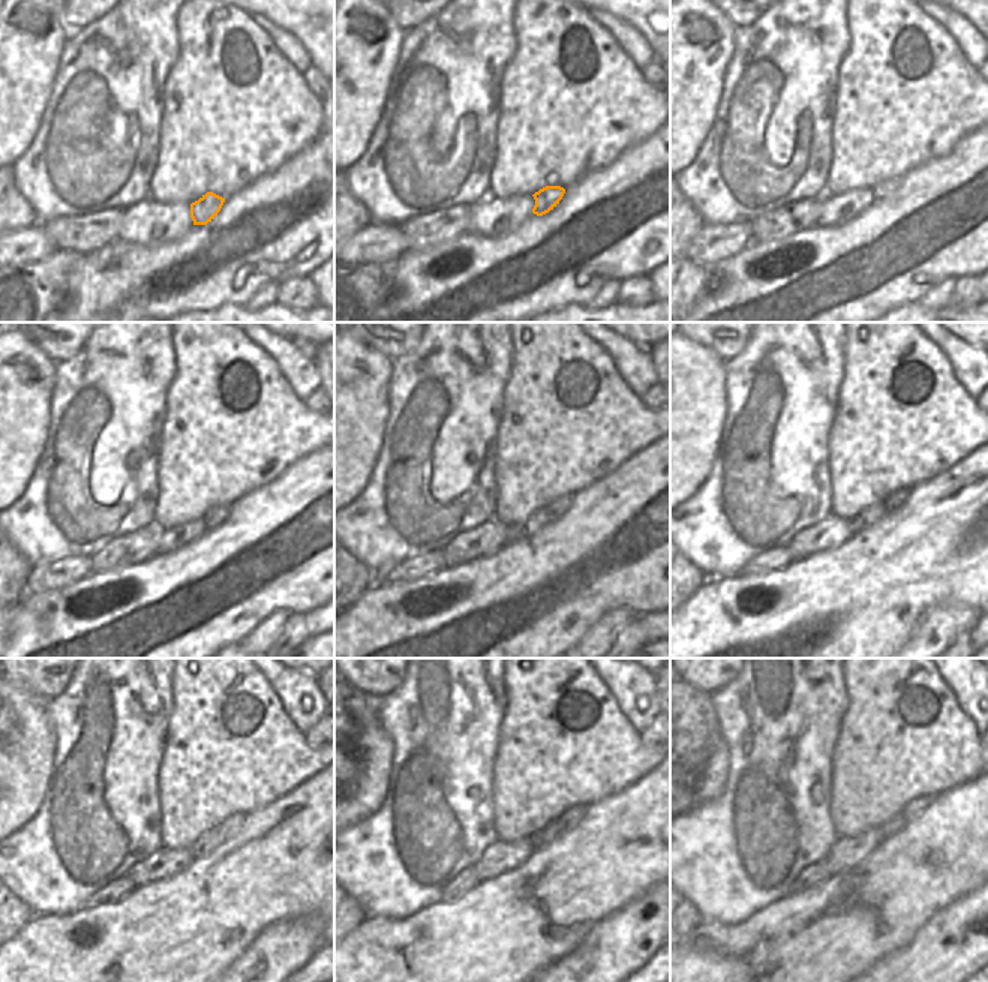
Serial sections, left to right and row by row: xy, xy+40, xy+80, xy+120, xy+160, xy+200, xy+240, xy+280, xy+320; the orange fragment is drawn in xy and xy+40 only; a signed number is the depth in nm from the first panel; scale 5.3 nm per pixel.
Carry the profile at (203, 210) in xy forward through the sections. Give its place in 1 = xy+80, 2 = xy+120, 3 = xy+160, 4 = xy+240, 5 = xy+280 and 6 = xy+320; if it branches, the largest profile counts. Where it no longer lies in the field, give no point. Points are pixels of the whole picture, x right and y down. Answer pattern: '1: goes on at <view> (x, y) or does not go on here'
1: goes on at xy+80 (886, 188)
2: goes on at xy+120 (216, 516)
3: goes on at xy+160 (555, 508)
4: goes on at xy+240 (230, 826)
5: goes on at xy+280 (568, 820)
6: goes on at xy+320 (915, 808)

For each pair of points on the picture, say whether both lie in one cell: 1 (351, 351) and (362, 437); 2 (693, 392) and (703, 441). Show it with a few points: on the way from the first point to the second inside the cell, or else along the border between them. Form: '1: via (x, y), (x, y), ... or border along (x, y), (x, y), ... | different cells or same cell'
1: via (371, 368), (375, 377), (362, 390), (362, 414) | same cell
2: via (693, 404), (693, 429) | same cell

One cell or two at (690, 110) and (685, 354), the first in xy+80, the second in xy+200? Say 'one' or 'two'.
one

